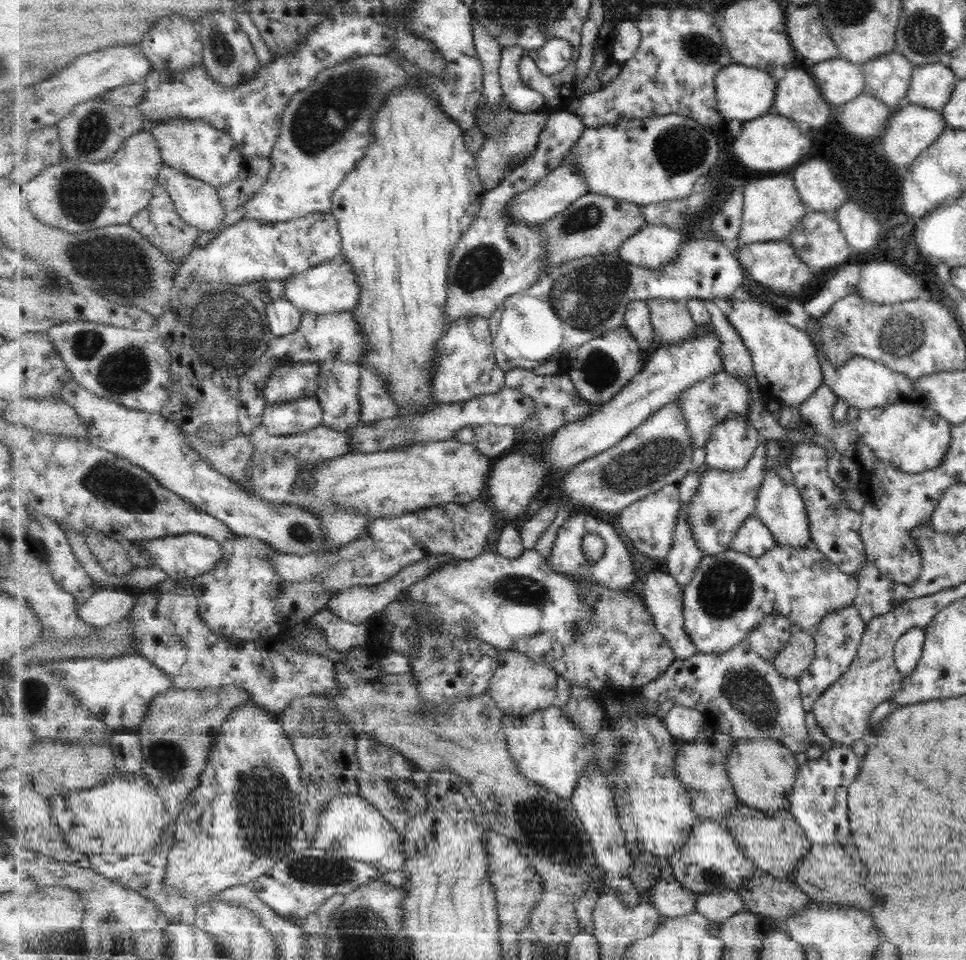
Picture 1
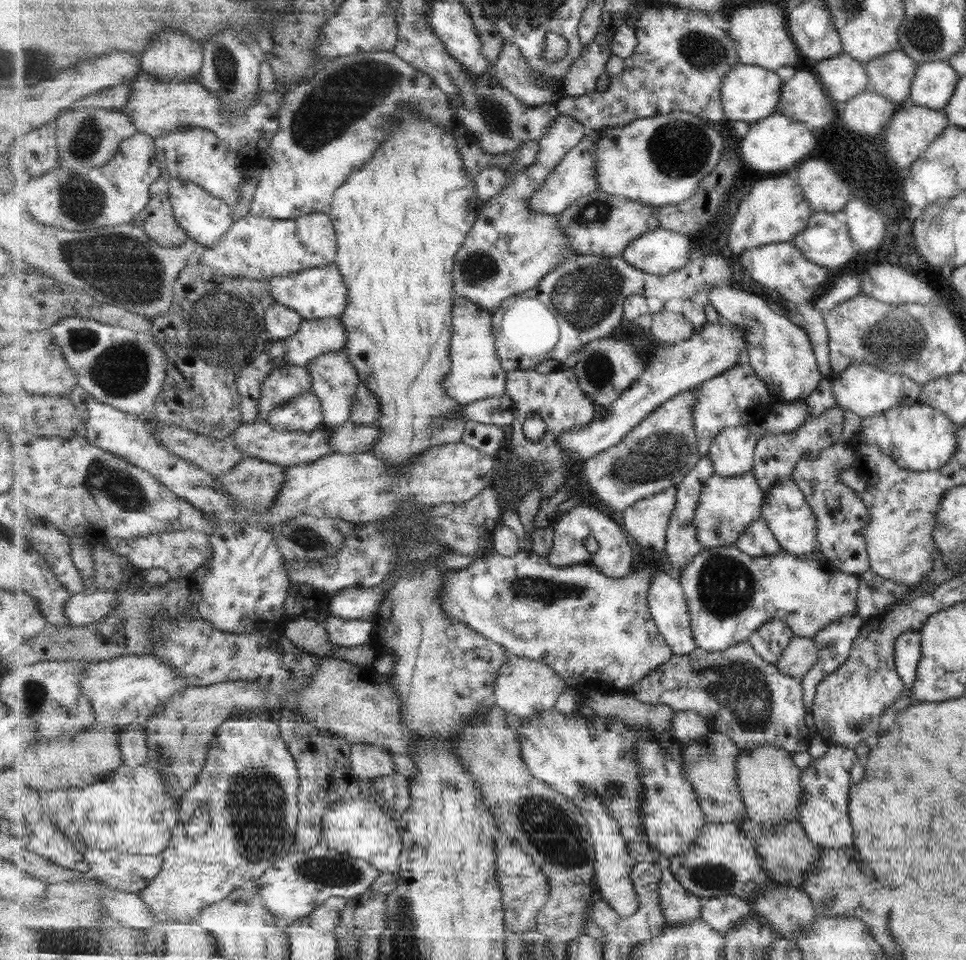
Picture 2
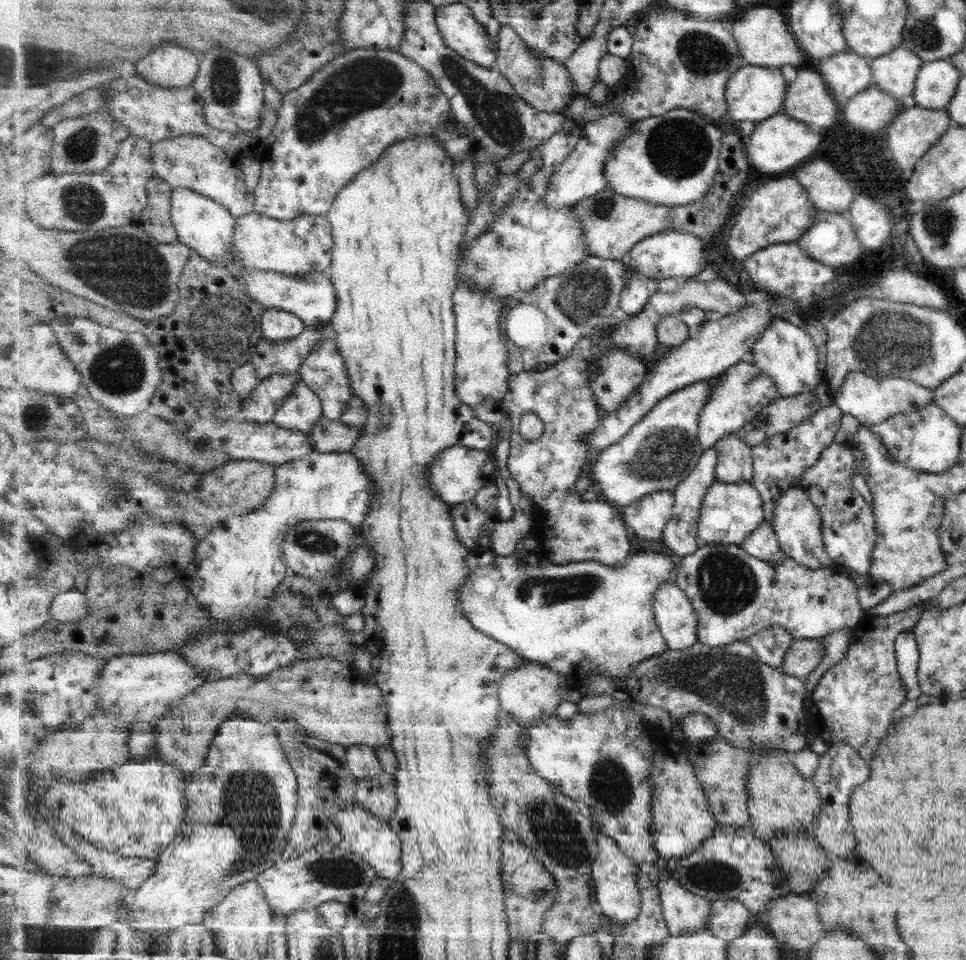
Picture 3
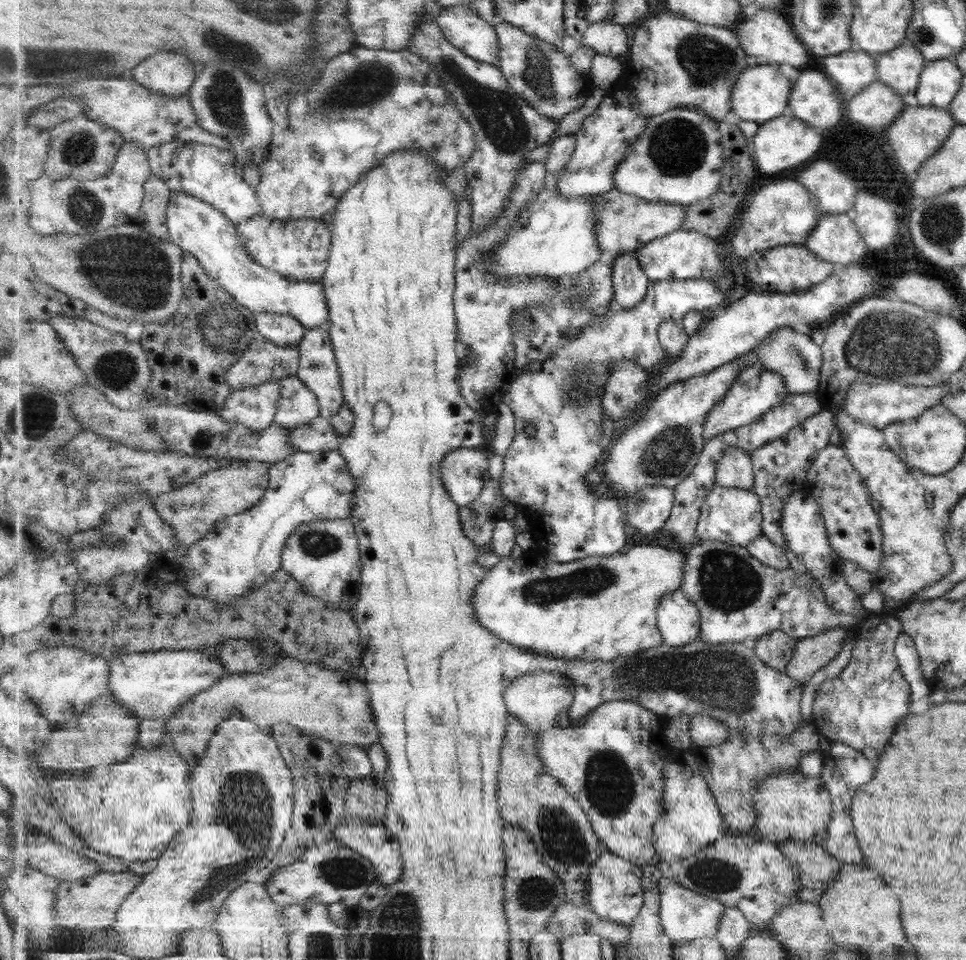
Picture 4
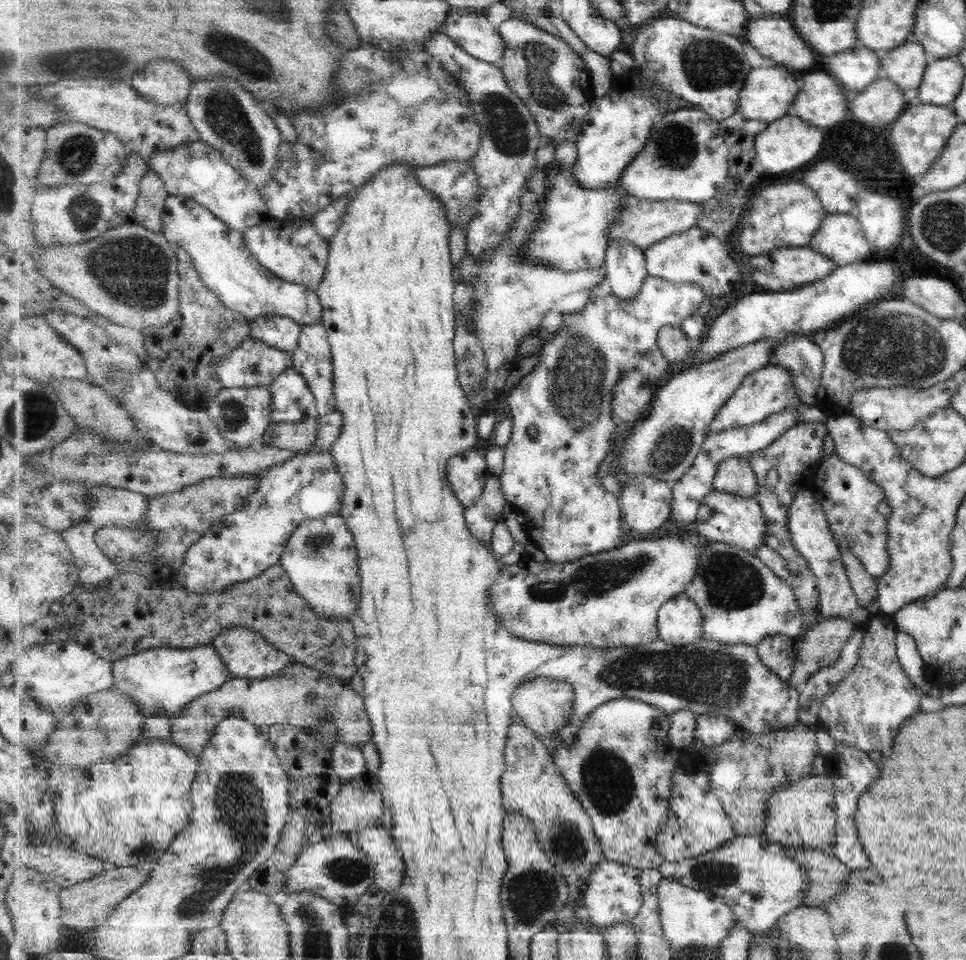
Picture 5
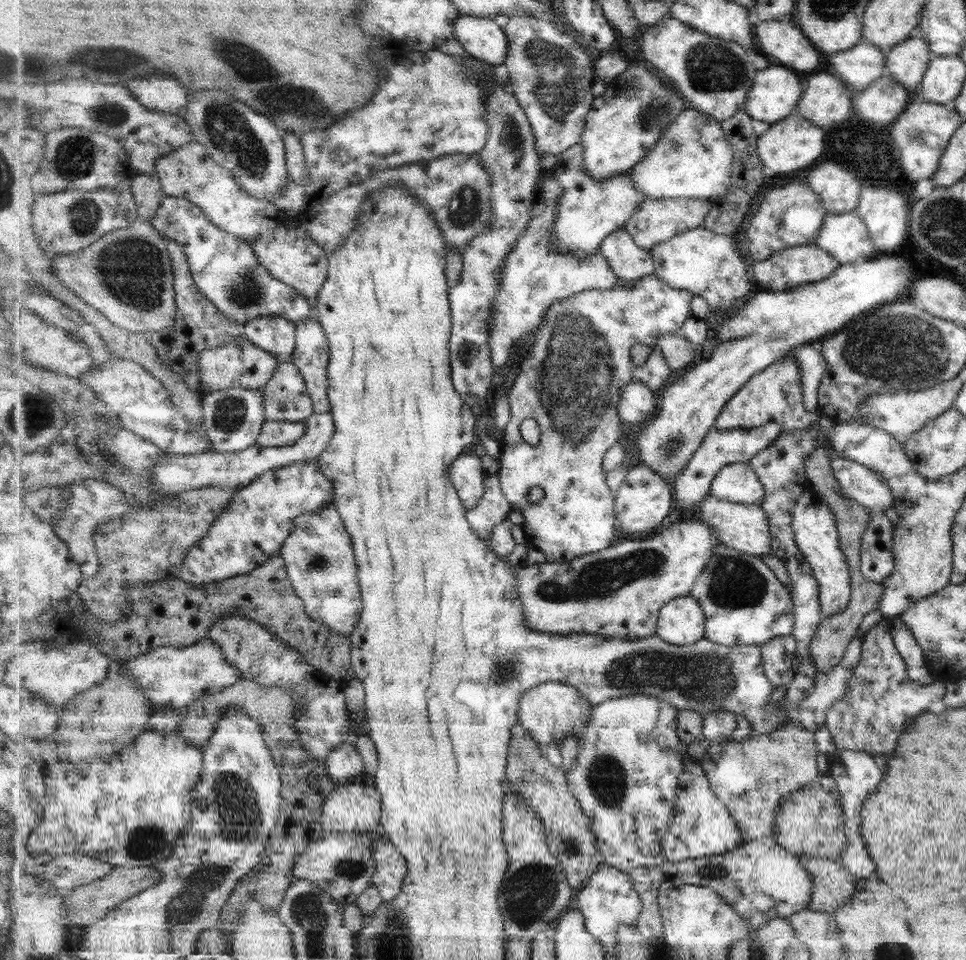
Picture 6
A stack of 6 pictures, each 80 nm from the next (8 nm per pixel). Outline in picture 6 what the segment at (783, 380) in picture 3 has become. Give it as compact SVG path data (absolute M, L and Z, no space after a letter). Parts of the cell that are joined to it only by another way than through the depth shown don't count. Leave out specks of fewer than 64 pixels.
M810 343L798 346L791 354L791 357L797 359L801 369L805 410L816 412L816 390L824 371L823 357L817 351L811 349Z

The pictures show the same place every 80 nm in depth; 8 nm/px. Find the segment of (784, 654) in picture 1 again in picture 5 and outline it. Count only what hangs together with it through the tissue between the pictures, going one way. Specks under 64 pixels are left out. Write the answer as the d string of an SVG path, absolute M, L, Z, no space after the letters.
M843 618L823 619L811 626L800 641L798 659L789 682L801 687L810 674L835 662L845 641L856 629L851 619Z

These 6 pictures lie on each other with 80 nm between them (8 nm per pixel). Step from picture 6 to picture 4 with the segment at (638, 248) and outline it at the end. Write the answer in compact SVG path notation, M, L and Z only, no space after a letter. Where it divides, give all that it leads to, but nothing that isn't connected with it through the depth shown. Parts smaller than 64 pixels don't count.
M636 251L611 259L613 262L614 300L621 308L633 308L646 297L650 279L641 268Z

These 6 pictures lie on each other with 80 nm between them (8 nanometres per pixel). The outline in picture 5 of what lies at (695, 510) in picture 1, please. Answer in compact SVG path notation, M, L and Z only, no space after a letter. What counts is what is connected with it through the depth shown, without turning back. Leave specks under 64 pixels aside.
M714 489L703 500L693 529L707 542L723 542L752 551L753 554L766 544L766 518L759 500L753 496L745 498Z

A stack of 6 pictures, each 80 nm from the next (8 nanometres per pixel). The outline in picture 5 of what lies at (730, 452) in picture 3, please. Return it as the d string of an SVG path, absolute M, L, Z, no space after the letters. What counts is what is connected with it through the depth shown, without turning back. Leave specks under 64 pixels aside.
M734 456L724 460L719 465L714 489L731 494L739 494L745 498L756 498L760 483L748 459Z

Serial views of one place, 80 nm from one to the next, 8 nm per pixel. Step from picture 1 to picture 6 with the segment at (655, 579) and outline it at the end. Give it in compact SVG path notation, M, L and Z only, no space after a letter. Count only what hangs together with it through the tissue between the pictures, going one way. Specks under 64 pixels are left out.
M691 595L674 598L663 607L658 631L665 642L685 646L699 642L706 633L706 617L700 602Z

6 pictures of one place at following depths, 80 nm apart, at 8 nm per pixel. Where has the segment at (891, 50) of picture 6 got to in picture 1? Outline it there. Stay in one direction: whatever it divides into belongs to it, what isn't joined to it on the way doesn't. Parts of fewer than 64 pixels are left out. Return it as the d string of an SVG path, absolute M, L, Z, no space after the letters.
M895 50L865 62L859 66L864 75L864 92L888 107L895 106L906 96L912 66Z

